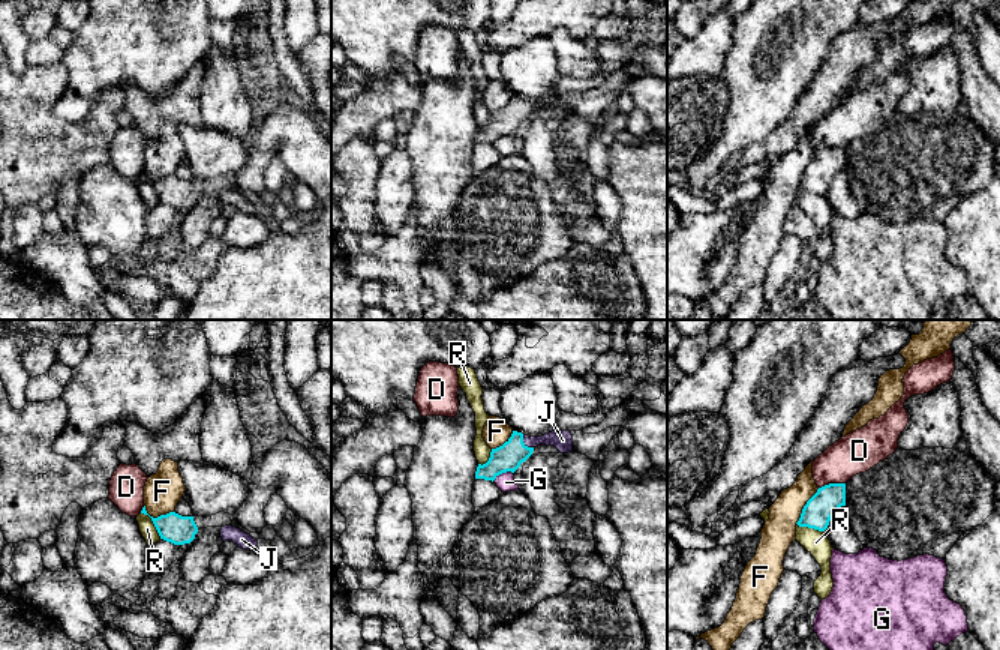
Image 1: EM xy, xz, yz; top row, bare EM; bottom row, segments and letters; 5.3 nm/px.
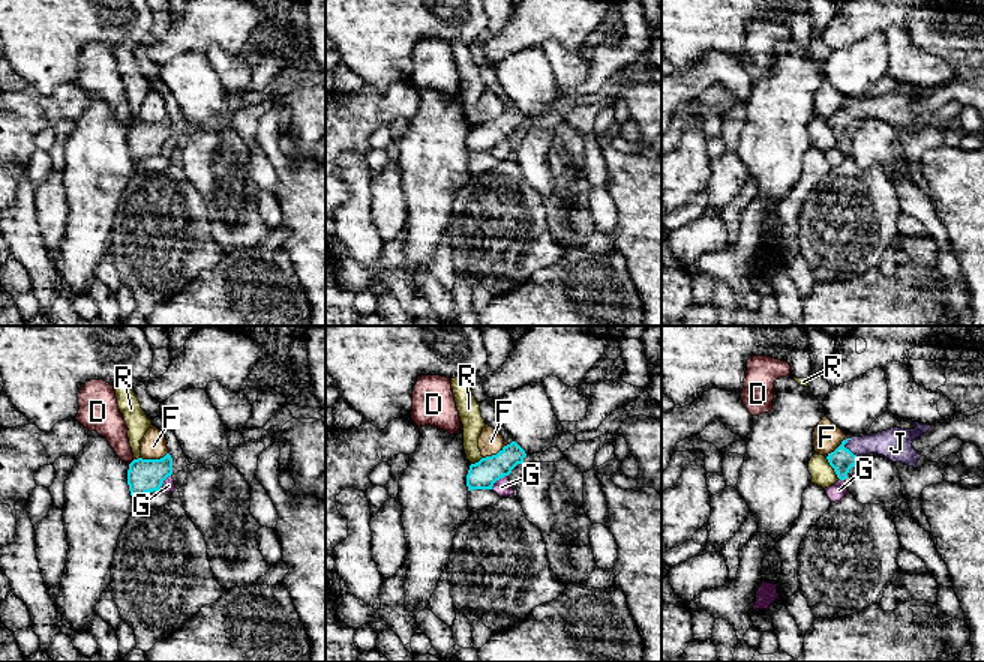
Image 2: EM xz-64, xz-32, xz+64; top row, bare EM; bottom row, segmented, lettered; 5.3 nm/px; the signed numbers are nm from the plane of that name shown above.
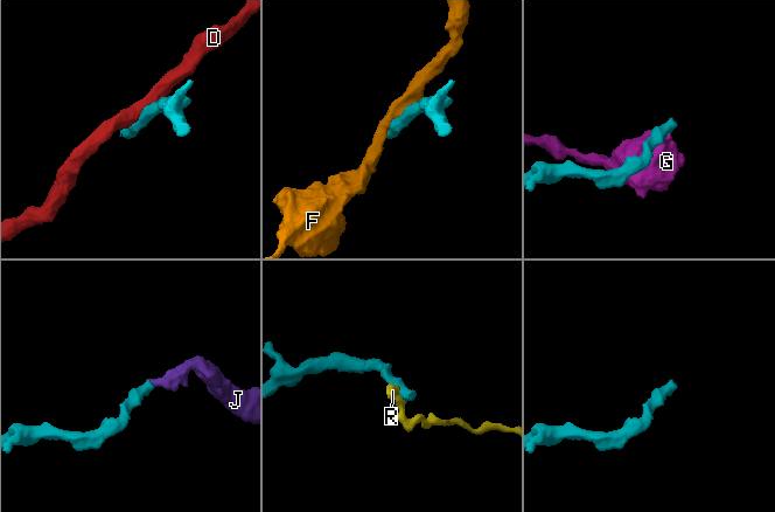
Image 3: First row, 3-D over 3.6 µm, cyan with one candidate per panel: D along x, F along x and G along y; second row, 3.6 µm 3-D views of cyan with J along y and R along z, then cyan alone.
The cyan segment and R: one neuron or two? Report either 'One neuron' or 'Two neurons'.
Two neurons

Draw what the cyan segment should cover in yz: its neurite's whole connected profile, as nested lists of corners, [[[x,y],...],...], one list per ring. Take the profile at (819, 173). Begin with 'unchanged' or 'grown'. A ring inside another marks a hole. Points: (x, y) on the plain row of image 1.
unchanged | [[[846,147],[825,149],[807,165],[796,188],[825,195],[841,170],[846,170]]]

